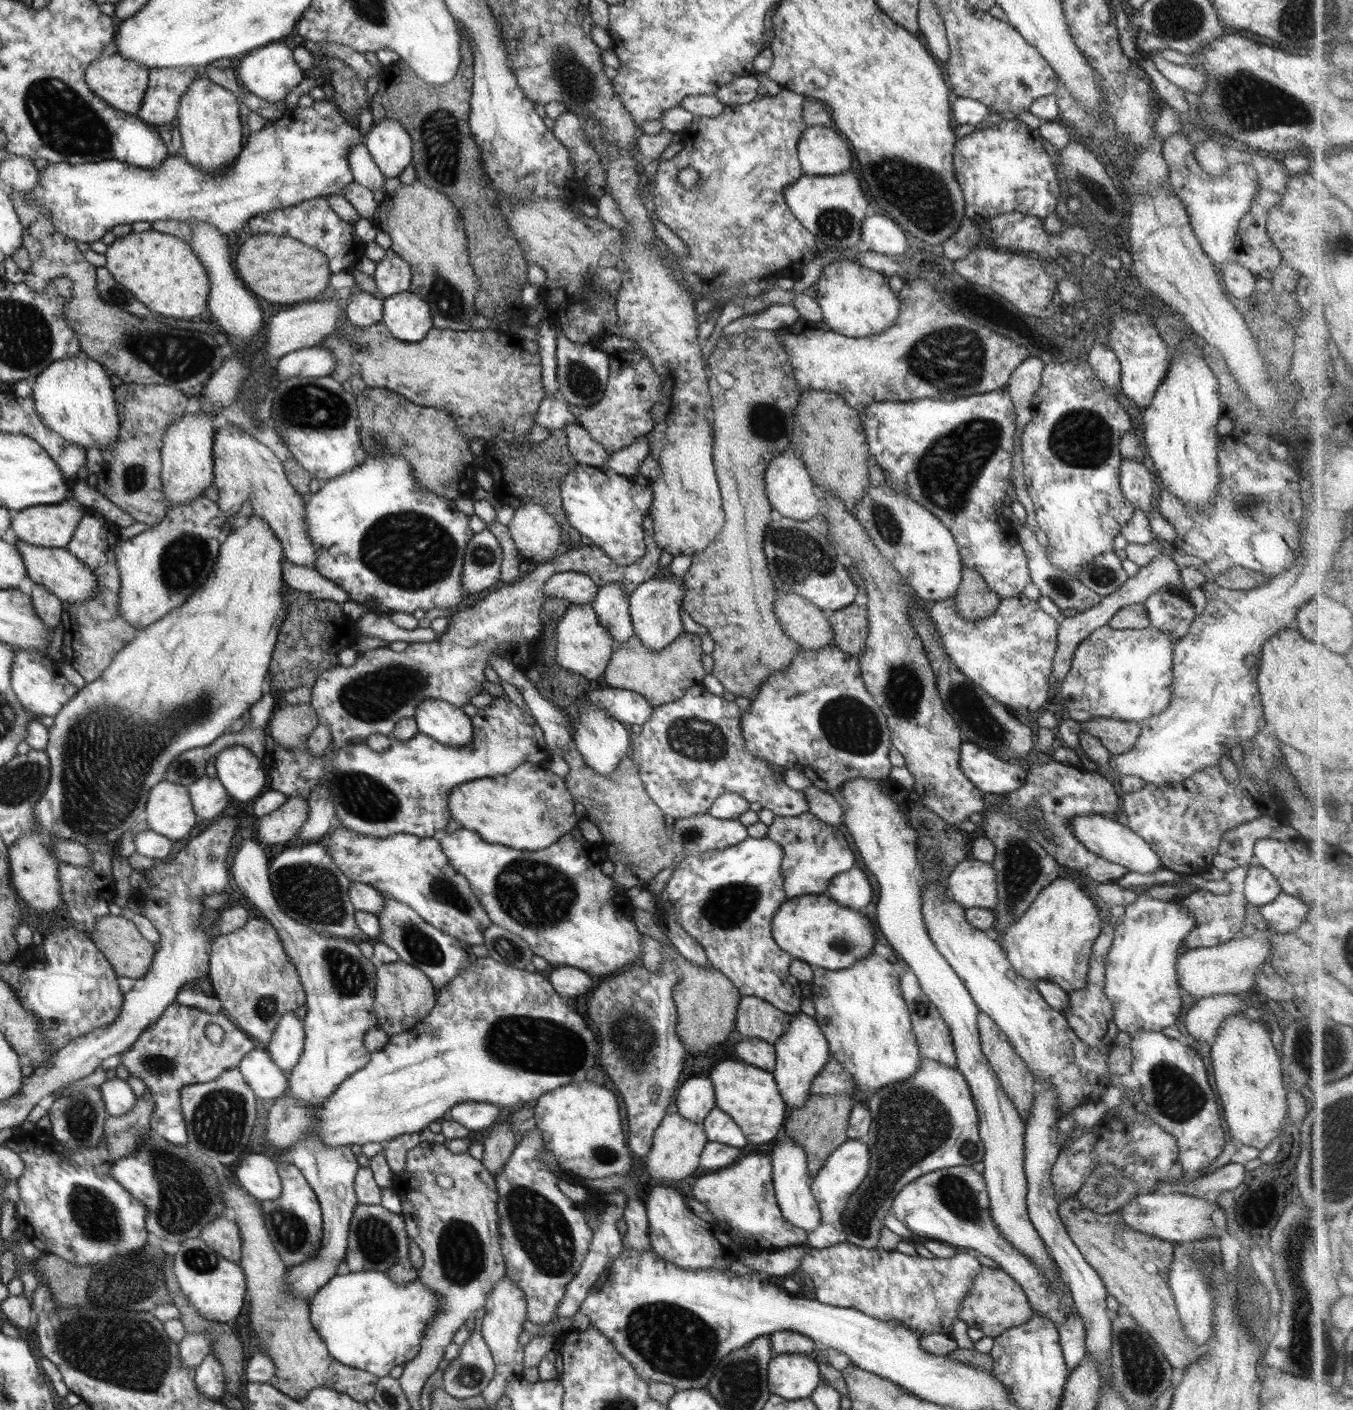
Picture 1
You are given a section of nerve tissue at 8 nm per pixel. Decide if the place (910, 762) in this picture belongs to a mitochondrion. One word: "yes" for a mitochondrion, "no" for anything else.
no

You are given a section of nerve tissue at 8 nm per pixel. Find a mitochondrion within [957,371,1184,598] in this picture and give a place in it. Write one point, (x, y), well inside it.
(1081, 437)

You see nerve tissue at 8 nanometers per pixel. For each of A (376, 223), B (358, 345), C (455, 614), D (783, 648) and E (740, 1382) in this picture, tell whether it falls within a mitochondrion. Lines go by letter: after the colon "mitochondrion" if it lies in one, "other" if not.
A: other
B: mitochondrion
C: other
D: other
E: mitochondrion

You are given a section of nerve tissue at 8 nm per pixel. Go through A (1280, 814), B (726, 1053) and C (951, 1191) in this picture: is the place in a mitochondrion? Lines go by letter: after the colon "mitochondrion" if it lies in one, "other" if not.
A: other
B: other
C: mitochondrion

